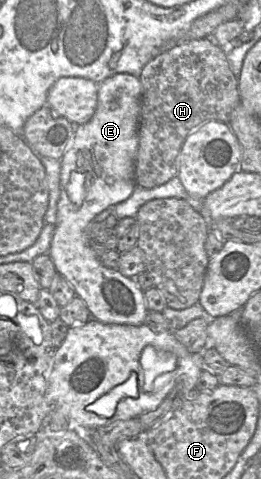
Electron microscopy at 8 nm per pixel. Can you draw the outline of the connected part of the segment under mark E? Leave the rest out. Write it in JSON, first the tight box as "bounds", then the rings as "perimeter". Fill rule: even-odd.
{"bounds":[49,73,148,326],"perimeter":[[[116,73],[98,84],[97,107],[92,118],[76,127],[75,136],[62,156],[60,197],[57,221],[49,254],[57,272],[73,286],[91,313],[91,318],[105,324],[138,326],[145,323],[148,313],[144,292],[133,278],[126,277],[118,269],[107,268],[94,254],[87,239],[87,226],[104,210],[127,200],[137,186],[135,160],[138,150],[142,86],[139,77],[129,73]]]}

